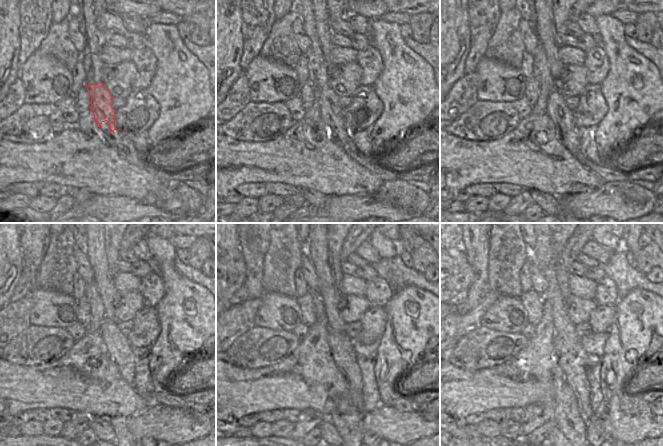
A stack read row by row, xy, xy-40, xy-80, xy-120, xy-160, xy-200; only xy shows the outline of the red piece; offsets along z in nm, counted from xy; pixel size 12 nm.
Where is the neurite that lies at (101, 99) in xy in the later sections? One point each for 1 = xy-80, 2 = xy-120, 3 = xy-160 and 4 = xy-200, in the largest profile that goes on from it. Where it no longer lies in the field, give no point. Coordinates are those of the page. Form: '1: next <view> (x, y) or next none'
1: next xy-80 (567, 131)
2: next xy-120 (118, 346)
3: next xy-160 (342, 349)
4: next xy-200 (575, 375)

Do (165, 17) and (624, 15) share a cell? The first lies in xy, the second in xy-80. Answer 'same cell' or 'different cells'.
same cell

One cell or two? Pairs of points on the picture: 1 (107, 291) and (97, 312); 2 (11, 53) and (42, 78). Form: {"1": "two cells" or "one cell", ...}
{"1": "two cells", "2": "two cells"}

